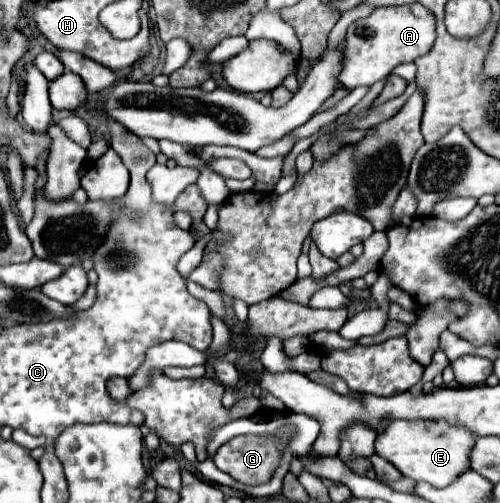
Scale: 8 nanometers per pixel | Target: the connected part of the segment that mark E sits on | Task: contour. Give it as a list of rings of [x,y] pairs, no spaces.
[[[397,419],[387,425],[387,429],[377,437],[375,441],[375,451],[393,463],[403,475],[415,479],[415,481],[427,481],[435,487],[445,487],[453,483],[453,479],[459,477],[459,473],[465,473],[471,469],[469,465],[469,455],[475,445],[475,435],[469,433],[463,425],[449,425],[447,421],[409,421],[409,419]]]

